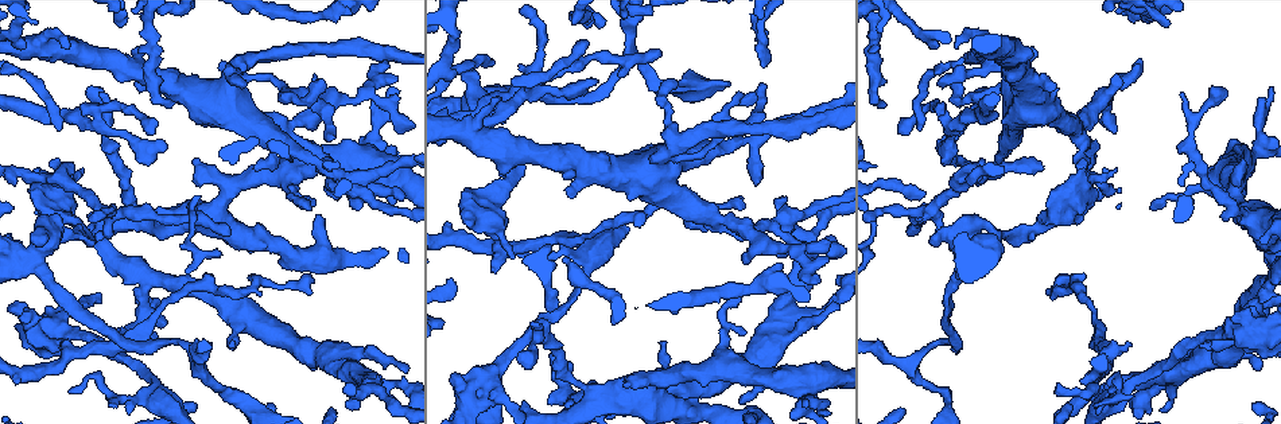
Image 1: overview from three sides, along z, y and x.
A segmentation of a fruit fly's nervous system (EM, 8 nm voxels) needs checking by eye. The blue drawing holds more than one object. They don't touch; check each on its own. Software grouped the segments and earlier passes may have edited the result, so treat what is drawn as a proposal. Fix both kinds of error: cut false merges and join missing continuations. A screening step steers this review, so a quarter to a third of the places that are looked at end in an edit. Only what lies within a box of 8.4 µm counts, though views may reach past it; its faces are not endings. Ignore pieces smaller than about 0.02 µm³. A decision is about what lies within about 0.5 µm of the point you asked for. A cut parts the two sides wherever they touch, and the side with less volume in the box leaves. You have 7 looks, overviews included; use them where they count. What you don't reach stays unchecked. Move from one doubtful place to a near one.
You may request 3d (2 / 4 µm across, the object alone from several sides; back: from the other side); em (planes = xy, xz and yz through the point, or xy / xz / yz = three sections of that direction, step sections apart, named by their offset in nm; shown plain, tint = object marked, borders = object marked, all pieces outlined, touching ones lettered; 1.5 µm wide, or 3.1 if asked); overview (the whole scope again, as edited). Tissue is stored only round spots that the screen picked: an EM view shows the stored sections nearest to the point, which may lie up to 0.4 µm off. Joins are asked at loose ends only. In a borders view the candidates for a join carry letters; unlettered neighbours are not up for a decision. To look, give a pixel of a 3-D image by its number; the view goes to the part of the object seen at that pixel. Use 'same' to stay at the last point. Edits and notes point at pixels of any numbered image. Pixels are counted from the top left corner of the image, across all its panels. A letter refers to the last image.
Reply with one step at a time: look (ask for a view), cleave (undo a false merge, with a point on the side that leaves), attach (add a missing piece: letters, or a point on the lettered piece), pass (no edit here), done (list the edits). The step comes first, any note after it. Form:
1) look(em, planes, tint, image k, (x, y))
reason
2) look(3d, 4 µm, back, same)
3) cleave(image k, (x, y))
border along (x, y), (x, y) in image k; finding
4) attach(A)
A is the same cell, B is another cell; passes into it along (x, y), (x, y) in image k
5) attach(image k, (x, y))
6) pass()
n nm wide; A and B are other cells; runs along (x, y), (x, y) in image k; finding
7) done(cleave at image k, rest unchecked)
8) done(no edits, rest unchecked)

look(em, 3.1 µm, xy, step 8, tint, image 1, (1259, 154))
four-way junction

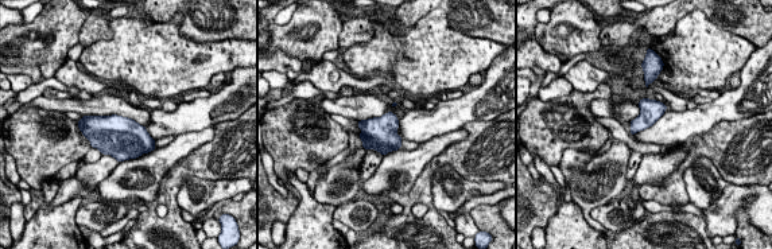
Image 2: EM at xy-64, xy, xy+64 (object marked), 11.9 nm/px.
look(em, 3.1 µm, xy, step 8, borders, same)

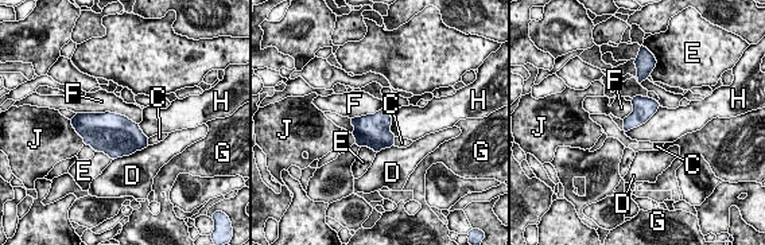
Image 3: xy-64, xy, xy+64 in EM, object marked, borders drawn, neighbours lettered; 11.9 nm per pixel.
pass()
260 nm wide; C, D, E, F, G, H and J are other cells; border along (660, 107), (644, 123), (625, 132) in image 3; one cell here

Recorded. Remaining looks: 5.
look(em, xz, step 8, tint, image 1, (1050, 291))

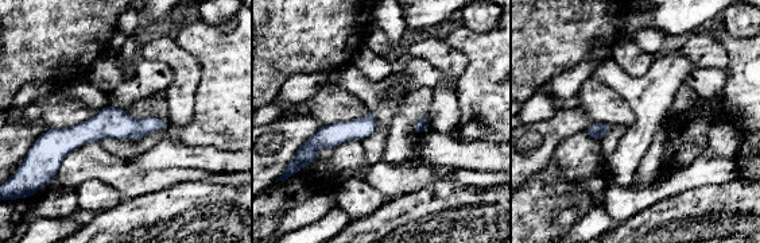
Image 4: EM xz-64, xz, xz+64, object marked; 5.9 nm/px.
look(em, xz, step 8, borders, same)

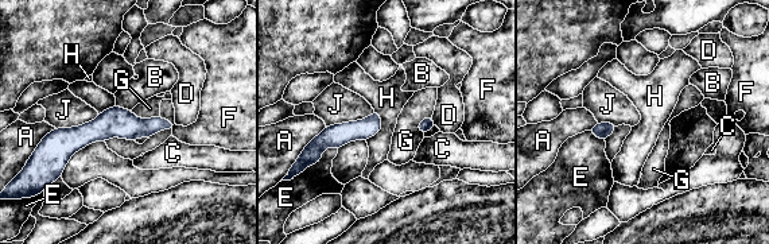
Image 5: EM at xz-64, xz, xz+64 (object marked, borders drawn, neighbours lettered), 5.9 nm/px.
pass()
120 nm wide; A, B, C, D, E, F, G, H and J are other cells; border along (375, 109), (381, 128), (365, 140) in image 5; one cell here

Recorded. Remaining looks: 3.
look(3d, 4 µm, image 1, (115, 406))
tapers out

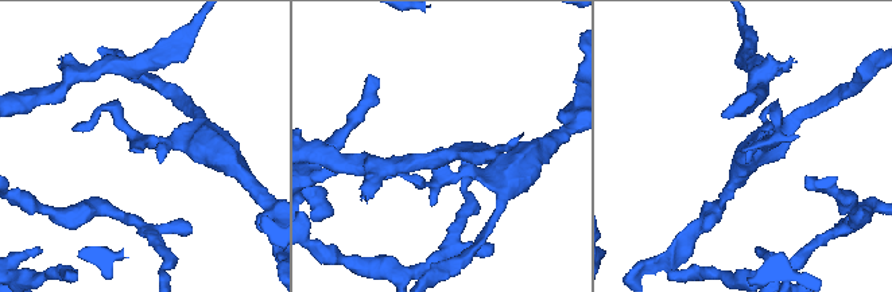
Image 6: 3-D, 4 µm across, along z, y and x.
look(em, planes, tint, image 6, (743, 152))
need the tissue

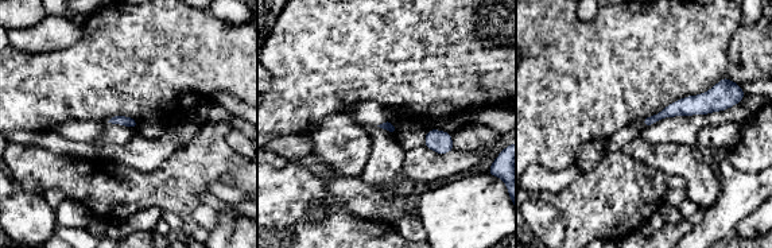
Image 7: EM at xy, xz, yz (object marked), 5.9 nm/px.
look(em, planes, borders, same)

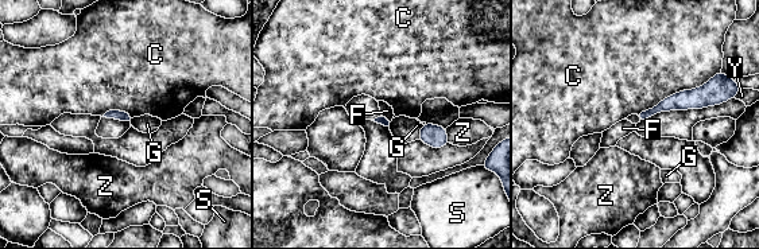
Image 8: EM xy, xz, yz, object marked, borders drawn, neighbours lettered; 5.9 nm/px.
pass()
C, F, G, S, Y and Z are other cells; runs along (720, 100), (676, 101), (641, 117) in image 8; none of them fits

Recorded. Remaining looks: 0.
done(no edits, rest unchecked)

